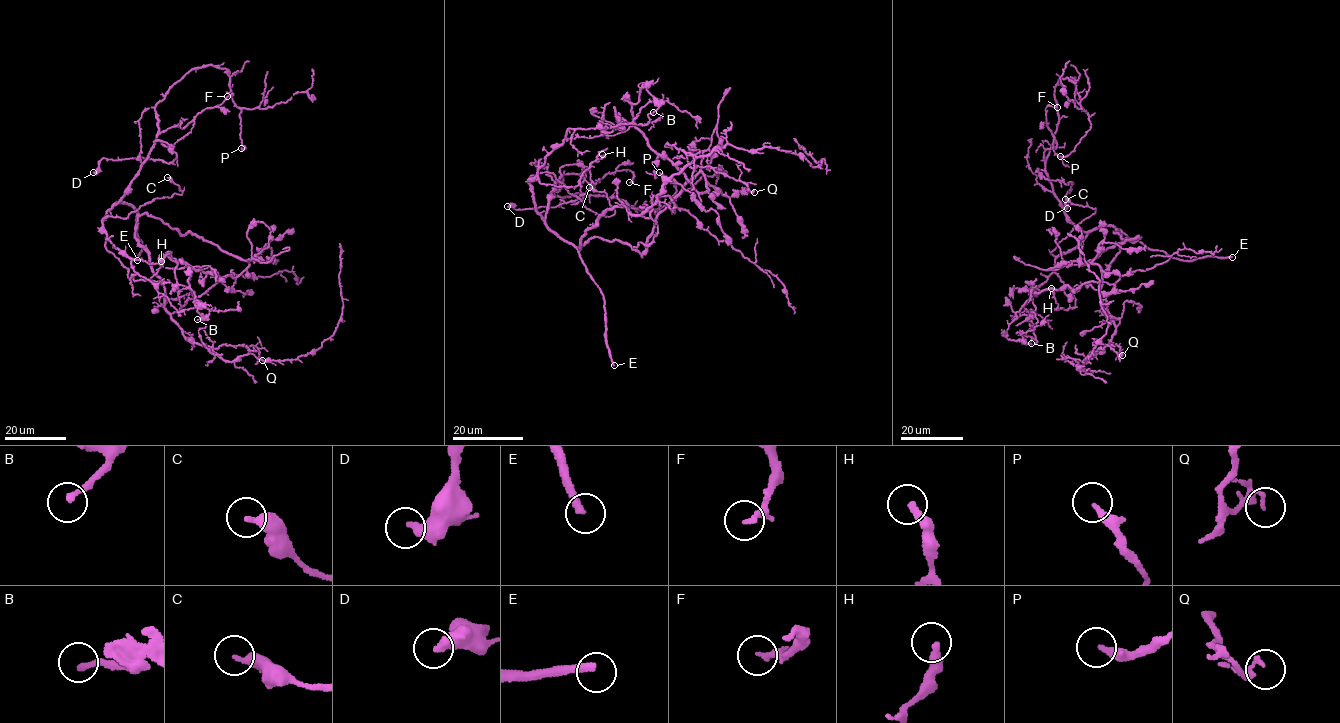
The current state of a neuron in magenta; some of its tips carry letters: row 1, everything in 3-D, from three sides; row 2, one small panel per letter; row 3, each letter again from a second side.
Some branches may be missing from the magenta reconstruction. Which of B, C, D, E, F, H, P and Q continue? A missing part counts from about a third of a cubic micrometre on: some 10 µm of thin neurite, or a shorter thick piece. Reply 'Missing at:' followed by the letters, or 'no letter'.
Missing at: E

